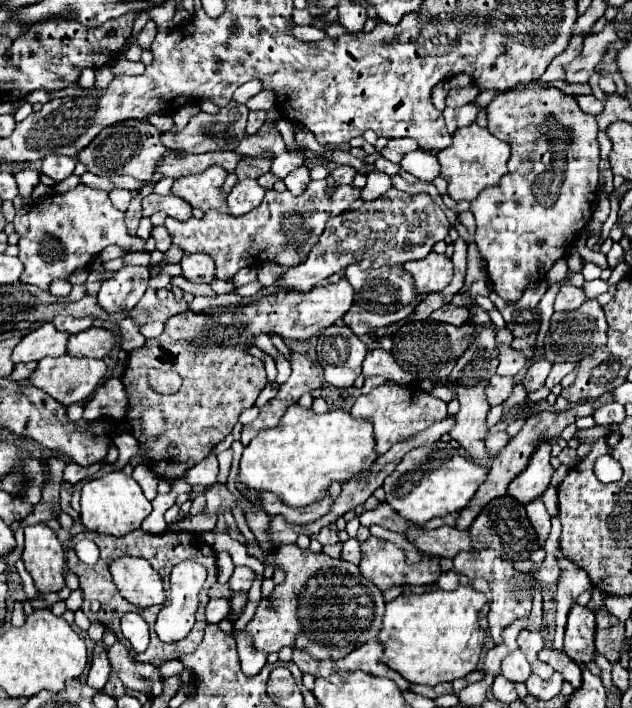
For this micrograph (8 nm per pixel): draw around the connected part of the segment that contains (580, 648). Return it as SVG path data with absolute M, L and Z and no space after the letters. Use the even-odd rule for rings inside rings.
M578 603L572 605L566 623L564 651L576 663L588 663L594 655L594 613Z

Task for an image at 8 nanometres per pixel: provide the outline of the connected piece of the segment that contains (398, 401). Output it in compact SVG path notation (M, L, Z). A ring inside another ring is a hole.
M384 383L376 389L372 389L368 395L360 395L354 405L350 415L354 419L366 419L374 425L374 437L376 437L376 455L384 455L392 445L414 437L416 433L428 429L432 423L442 421L448 417L448 405L426 391L420 391L416 387L406 387L398 383Z

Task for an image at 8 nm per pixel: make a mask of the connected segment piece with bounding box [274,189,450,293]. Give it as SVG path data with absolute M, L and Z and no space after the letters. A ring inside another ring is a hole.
M390 189L386 195L364 203L360 209L330 217L318 245L310 251L308 259L302 265L290 267L282 277L278 277L274 287L308 293L312 287L316 287L316 283L336 271L346 269L350 263L368 269L382 265L404 265L412 259L424 259L432 251L434 243L448 235L448 229L450 223L444 211L428 193L410 195L398 189Z

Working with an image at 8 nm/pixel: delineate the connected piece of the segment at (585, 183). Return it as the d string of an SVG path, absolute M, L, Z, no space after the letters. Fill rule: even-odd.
M542 81L518 83L516 87L498 93L486 107L486 113L488 131L512 147L512 157L508 161L508 173L500 179L500 185L486 187L474 201L470 201L470 211L476 219L474 239L488 265L492 289L502 299L516 301L530 283L544 279L550 267L560 257L566 257L568 247L592 217L600 161L596 141L598 123L594 115L578 109L574 95L566 95Z

